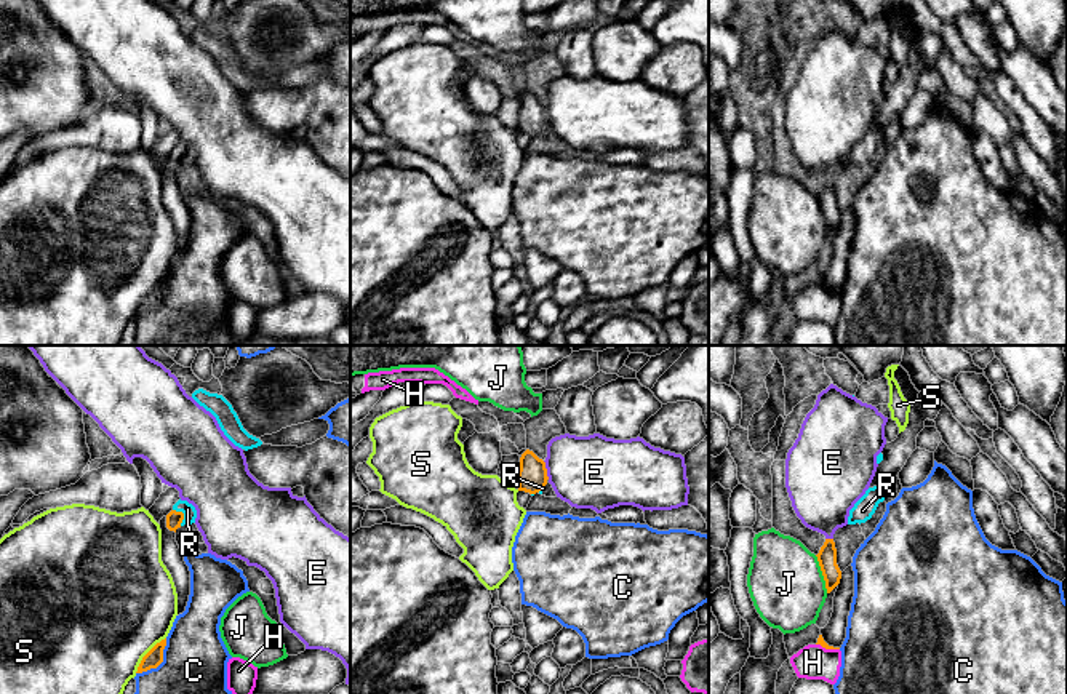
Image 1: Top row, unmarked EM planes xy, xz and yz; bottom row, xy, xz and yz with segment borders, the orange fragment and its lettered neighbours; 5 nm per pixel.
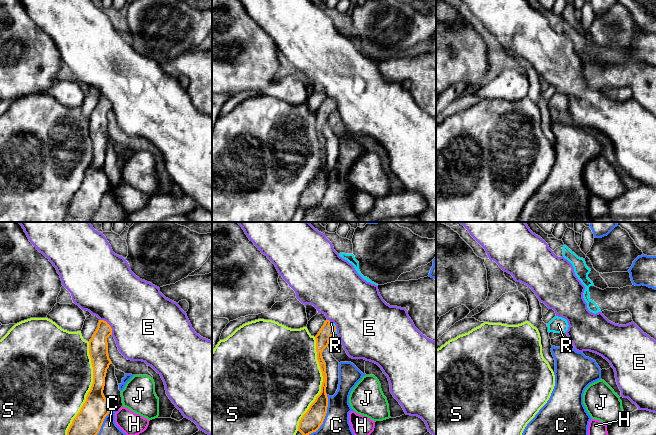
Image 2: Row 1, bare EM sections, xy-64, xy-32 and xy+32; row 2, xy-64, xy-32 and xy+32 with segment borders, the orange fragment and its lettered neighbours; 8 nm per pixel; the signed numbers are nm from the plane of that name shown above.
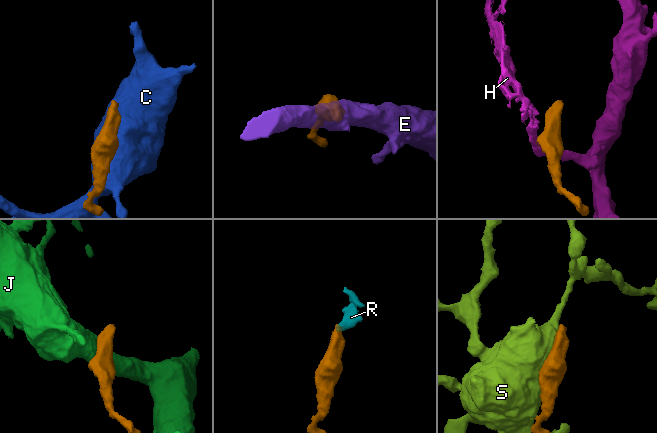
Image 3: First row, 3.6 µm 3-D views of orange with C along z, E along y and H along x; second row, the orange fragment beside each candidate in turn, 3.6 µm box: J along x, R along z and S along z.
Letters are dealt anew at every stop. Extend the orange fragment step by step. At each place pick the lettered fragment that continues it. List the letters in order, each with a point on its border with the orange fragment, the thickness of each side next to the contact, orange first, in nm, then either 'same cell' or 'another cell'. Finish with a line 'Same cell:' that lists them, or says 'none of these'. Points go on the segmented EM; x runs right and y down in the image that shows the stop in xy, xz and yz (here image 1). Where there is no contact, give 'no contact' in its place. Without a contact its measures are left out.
C: contact xy (160, 662); calibres 90 and 320 nm; another cell
E: contact xz (546, 470); calibres 140 and 360 nm; another cell
H: contact yz (827, 648); calibres 40 and 180 nm; another cell
J: contact yz (823, 574); calibres 100 and 380 nm; another cell
R: contact xy (183, 515); calibres 80 and 70 nm; same cell
S: contact xy (146, 654); calibres 90 and 500 nm; another cell
Same cell: R

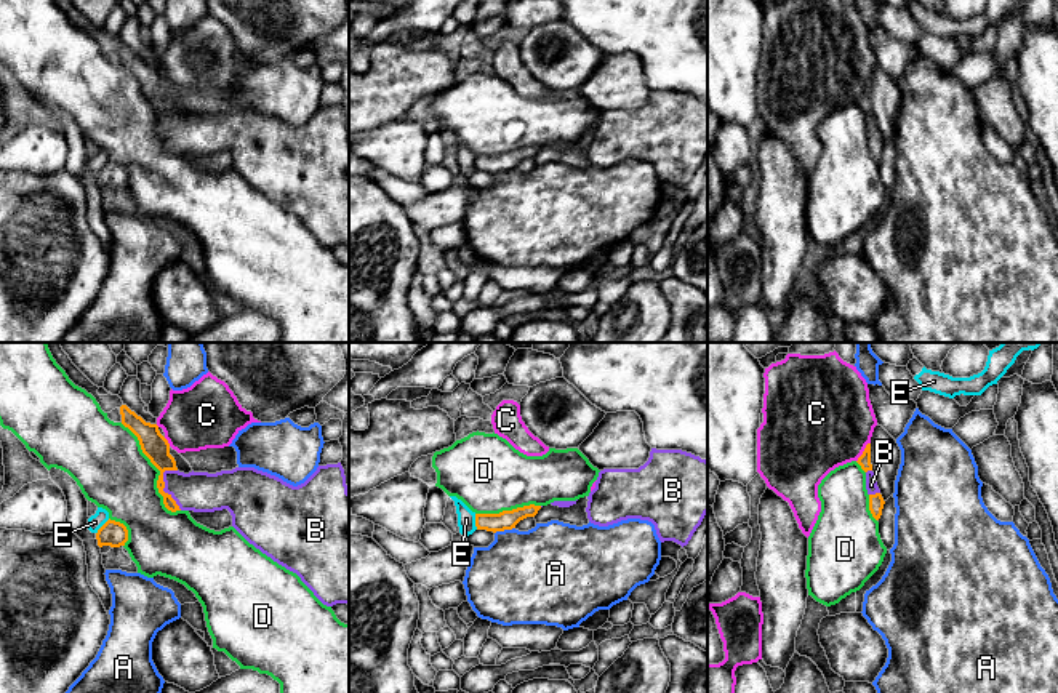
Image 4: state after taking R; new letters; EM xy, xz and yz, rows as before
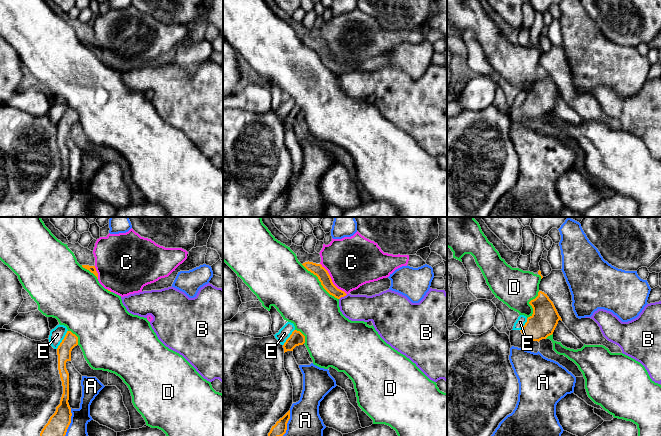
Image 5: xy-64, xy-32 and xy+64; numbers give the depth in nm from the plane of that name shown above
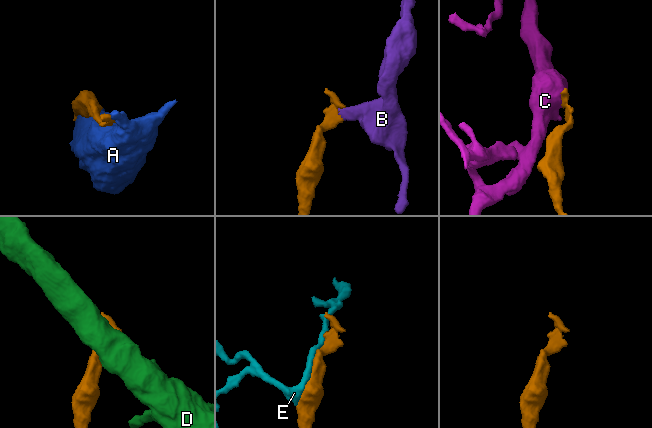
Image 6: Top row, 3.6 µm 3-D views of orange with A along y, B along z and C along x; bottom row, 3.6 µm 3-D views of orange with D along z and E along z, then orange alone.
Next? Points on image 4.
A: contact xz (504, 528); calibres 100 and 440 nm; another cell
B: contact xy (162, 490); calibres 140 and 200 nm; same cell
C: contact yz (863, 452); calibres 60 and 480 nm; another cell
D: contact xy (159, 469); calibres 140 and 360 nm; another cell
E: contact xz (476, 522); calibres 100 and 100 nm; another cell
Same cell: B

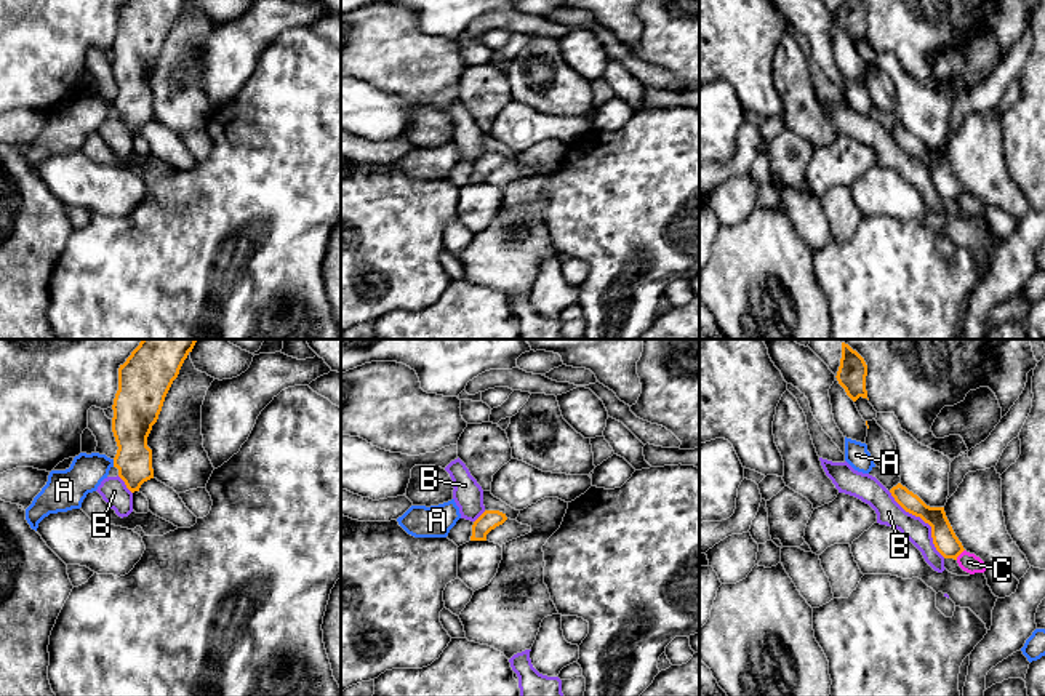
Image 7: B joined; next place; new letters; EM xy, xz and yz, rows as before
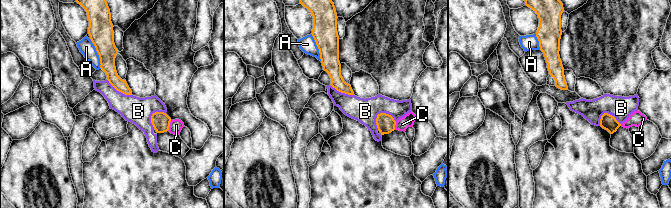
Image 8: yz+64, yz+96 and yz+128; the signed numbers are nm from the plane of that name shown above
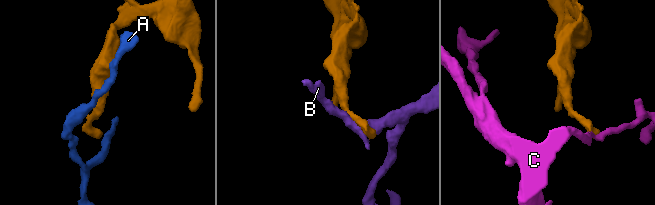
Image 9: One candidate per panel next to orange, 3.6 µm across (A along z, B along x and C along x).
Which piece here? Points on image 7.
A: contact xy (114, 463); calibres 200 and 180 nm; another cell
B: contact yz (924, 520); calibres 120 and 130 nm; another cell
C: contact yz (960, 552); calibres 120 and 100 nm; another cell
Same cell: none of these

